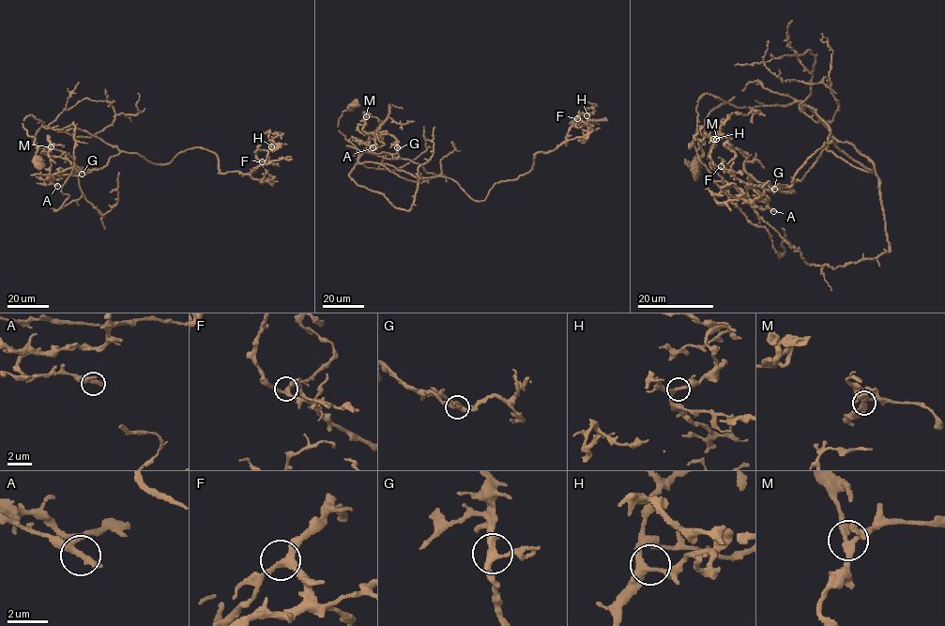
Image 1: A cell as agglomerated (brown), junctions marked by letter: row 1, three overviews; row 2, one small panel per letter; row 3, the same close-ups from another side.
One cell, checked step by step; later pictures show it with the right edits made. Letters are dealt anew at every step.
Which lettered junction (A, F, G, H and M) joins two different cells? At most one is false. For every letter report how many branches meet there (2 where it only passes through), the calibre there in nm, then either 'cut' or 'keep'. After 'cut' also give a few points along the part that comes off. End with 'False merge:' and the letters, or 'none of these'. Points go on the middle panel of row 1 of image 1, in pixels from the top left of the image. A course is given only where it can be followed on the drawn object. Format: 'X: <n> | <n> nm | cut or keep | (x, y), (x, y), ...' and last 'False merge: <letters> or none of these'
A: 3 | 280 nm | keep
F: 3 | 240 nm | keep
G: 3 | 280 nm | keep
H: 3 | 280 nm | keep
M: 3 | 280 nm | keep
False merge: none of these

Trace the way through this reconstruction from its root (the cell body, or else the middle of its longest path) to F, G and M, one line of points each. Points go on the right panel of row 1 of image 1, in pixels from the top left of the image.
F: (826, 123), (826, 149), (872, 172), (832, 141), (782, 188), (742, 182), (721, 166)
G: (826, 123), (830, 130), (828, 145), (815, 163), (800, 180), (774, 188)
M: (826, 123), (828, 145), (800, 180), (772, 190), (750, 175), (741, 198), (729, 194), (710, 161), (716, 139)

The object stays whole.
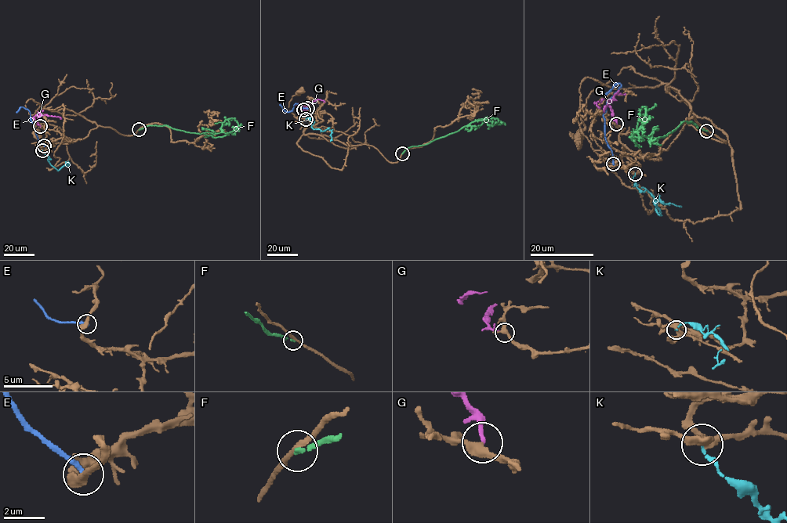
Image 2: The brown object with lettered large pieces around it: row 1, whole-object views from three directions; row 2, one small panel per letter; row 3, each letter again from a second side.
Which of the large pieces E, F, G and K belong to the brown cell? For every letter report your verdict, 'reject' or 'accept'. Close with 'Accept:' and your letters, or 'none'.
E: reject
F: reject
G: accept
K: reject
Accept: G

